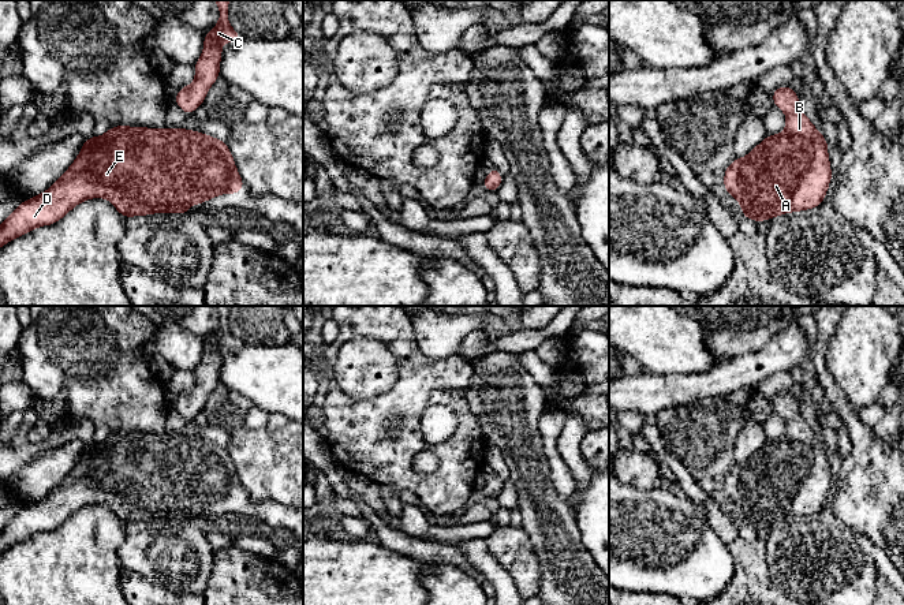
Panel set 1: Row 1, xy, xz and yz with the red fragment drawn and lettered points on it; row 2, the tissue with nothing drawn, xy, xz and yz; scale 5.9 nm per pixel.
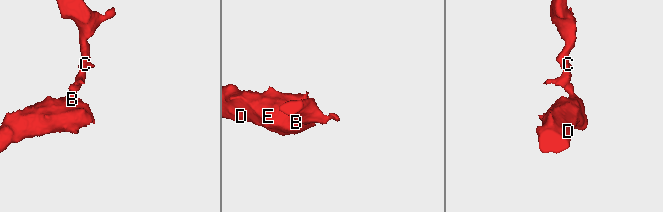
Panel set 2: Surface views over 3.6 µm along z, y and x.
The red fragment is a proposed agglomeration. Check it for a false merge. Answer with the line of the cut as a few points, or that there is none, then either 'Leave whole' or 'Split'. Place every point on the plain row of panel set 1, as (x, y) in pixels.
No split. Leave whole

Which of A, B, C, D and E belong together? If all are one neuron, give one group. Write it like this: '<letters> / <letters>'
A B C D E

